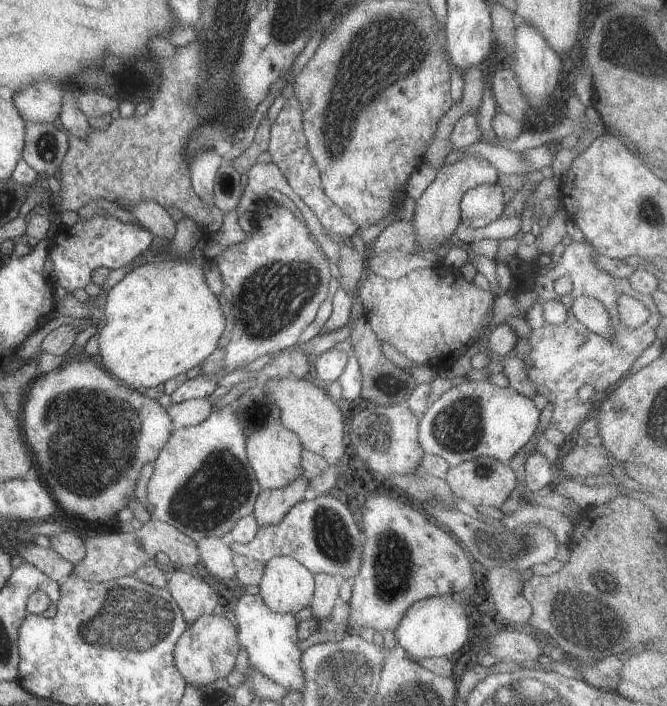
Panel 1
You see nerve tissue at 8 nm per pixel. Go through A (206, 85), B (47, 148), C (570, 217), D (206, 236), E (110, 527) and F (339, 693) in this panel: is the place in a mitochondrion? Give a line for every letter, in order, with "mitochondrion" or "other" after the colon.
A: mitochondrion
B: mitochondrion
C: other
D: other
E: other
F: mitochondrion

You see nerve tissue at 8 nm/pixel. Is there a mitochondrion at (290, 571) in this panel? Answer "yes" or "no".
no

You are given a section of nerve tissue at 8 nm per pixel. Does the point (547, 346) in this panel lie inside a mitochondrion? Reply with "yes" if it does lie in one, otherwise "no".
yes

